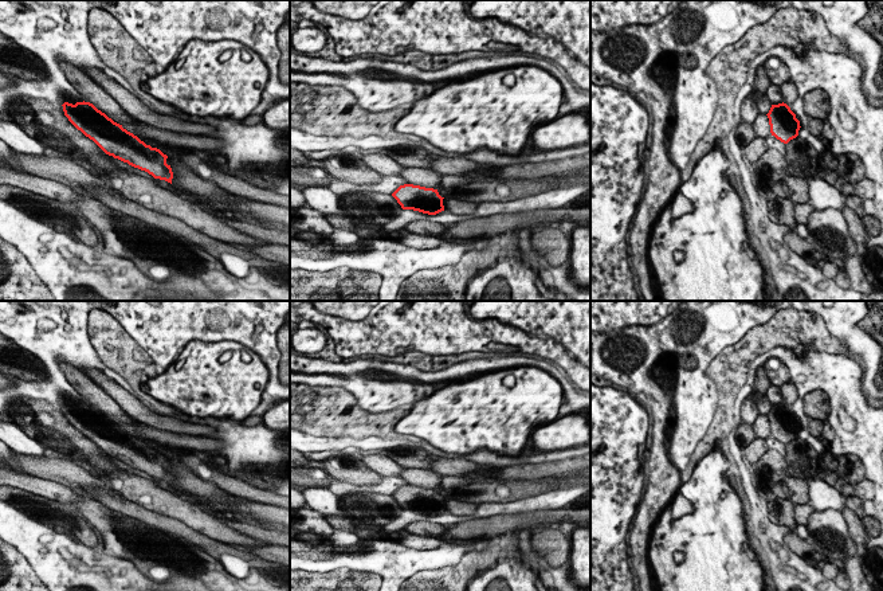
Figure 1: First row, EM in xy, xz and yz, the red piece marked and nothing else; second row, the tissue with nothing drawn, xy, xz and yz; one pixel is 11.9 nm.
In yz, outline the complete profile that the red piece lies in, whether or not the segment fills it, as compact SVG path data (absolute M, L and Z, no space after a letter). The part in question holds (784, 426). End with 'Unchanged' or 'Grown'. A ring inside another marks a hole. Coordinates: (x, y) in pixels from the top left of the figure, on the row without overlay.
M786 404L772 406L766 416L772 437L781 443L788 445L798 437L800 422Z. Unchanged

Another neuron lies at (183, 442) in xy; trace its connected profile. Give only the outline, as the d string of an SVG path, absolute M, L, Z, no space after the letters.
M137 422L136 430L140 433L140 438L145 442L154 442L160 446L168 446L170 449L181 451L215 451L223 449L223 442L211 437L196 437L187 434L176 434L170 431L157 430L144 423Z

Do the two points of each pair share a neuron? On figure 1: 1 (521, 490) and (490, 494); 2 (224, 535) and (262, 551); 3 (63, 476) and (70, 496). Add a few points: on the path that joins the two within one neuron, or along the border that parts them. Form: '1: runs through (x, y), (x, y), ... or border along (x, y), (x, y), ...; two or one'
1: runs through (513, 496), (498, 498); one
2: border along (267, 544), (247, 548); two
3: border along (38, 476), (61, 482), (82, 493); two

